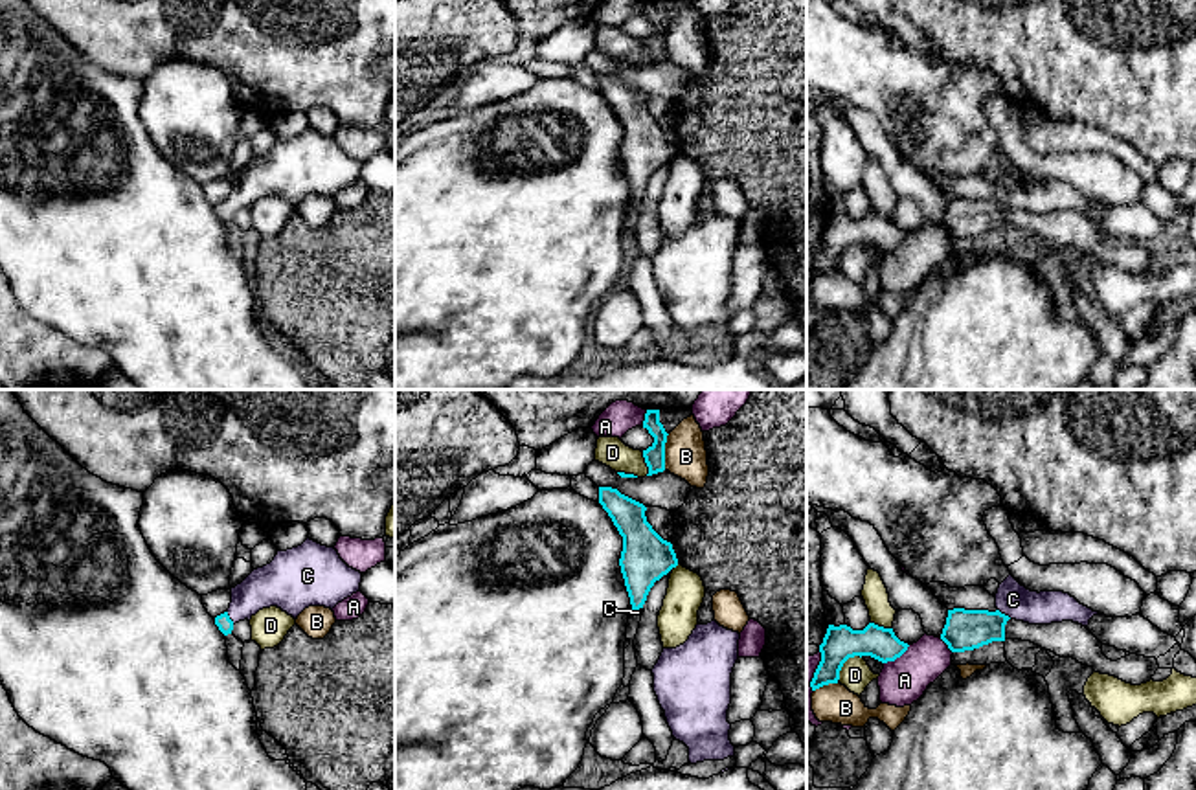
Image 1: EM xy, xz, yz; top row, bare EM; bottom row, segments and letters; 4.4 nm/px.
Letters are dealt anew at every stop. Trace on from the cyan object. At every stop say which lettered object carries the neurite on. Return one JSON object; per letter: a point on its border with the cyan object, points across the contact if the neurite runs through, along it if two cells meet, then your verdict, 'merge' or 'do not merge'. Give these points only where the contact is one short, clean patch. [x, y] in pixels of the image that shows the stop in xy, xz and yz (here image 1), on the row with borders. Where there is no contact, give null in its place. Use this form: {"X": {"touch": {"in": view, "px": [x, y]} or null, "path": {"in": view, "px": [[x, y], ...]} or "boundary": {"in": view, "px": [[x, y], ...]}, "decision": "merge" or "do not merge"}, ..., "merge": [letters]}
{"A": {"touch": {"in": "yz", "px": [897, 656]}, "decision": "do not merge"}, "B": {"touch": {"in": "xz", "px": [664, 452]}, "decision": "do not merge"}, "C": {"touch": {"in": "yz", "px": [1004, 614]}, "path": {"in": "yz", "px": [[965, 629], [989, 627], [1004, 614], [1013, 599]]}, "decision": "merge"}, "D": {"touch": {"in": "yz", "px": [842, 665]}, "decision": "do not merge"}, "merge": ["C"]}

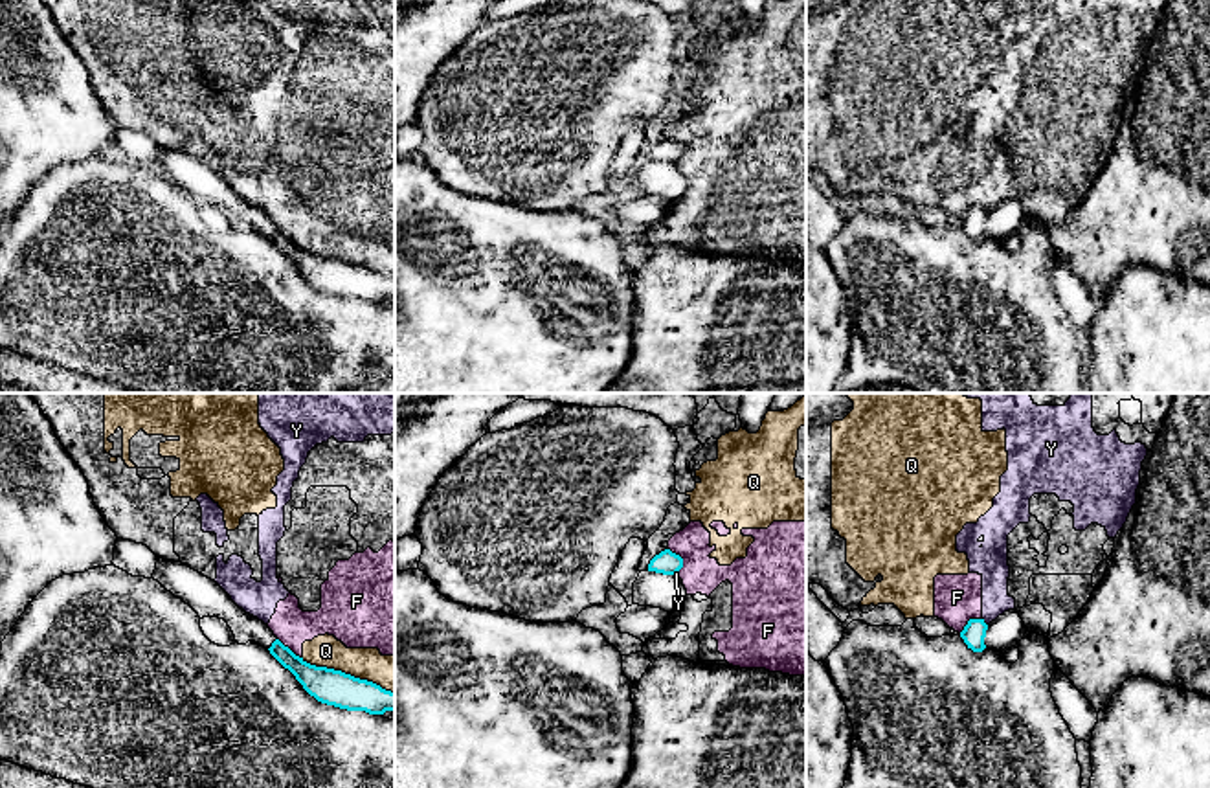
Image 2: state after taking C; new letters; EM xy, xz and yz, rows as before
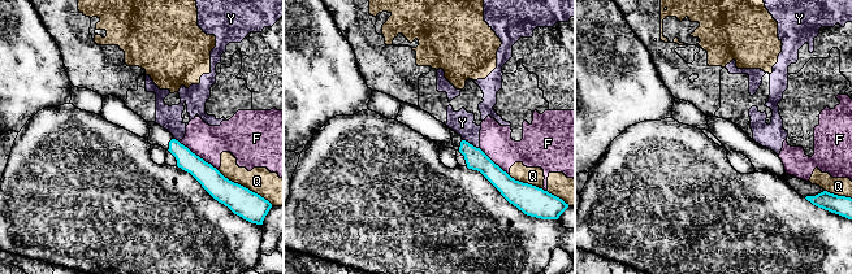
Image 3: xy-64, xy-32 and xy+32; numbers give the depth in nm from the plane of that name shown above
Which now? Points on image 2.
{"F": {"touch": {"in": "xz", "px": [682, 559]}, "decision": "do not merge"}, "Q": {"touch": {"in": "xy", "px": [347, 675]}, "decision": "do not merge"}, "Y": {"touch": {"in": "yz", "px": [983, 621]}, "boundary": {"in": "yz", "px": [[983, 618], [986, 625]]}, "decision": "do not merge"}, "merge": []}

